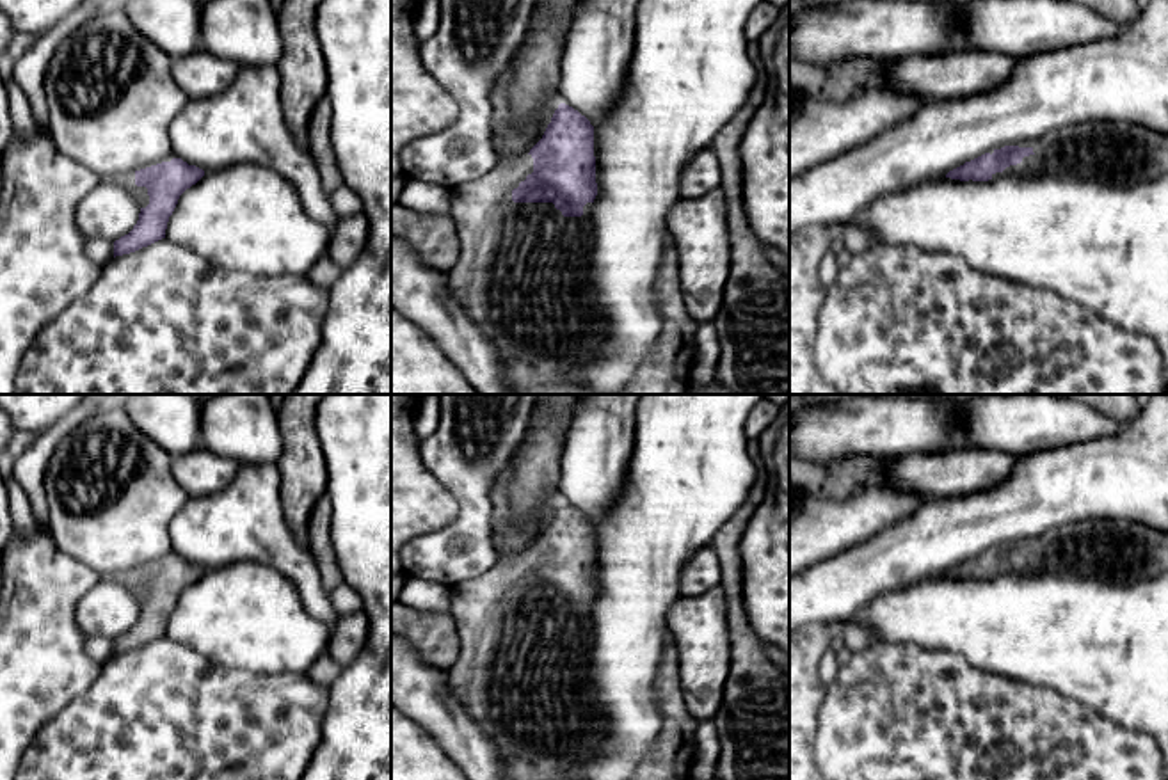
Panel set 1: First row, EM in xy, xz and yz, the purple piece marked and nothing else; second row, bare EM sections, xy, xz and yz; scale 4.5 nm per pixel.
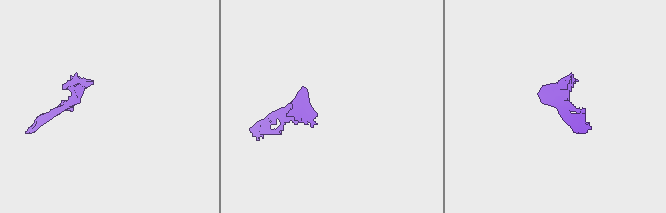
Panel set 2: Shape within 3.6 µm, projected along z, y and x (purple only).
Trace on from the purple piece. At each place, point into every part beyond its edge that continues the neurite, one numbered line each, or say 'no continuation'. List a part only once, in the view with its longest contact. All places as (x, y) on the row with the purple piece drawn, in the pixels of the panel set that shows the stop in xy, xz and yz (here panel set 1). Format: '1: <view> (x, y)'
1: xz (523, 270)

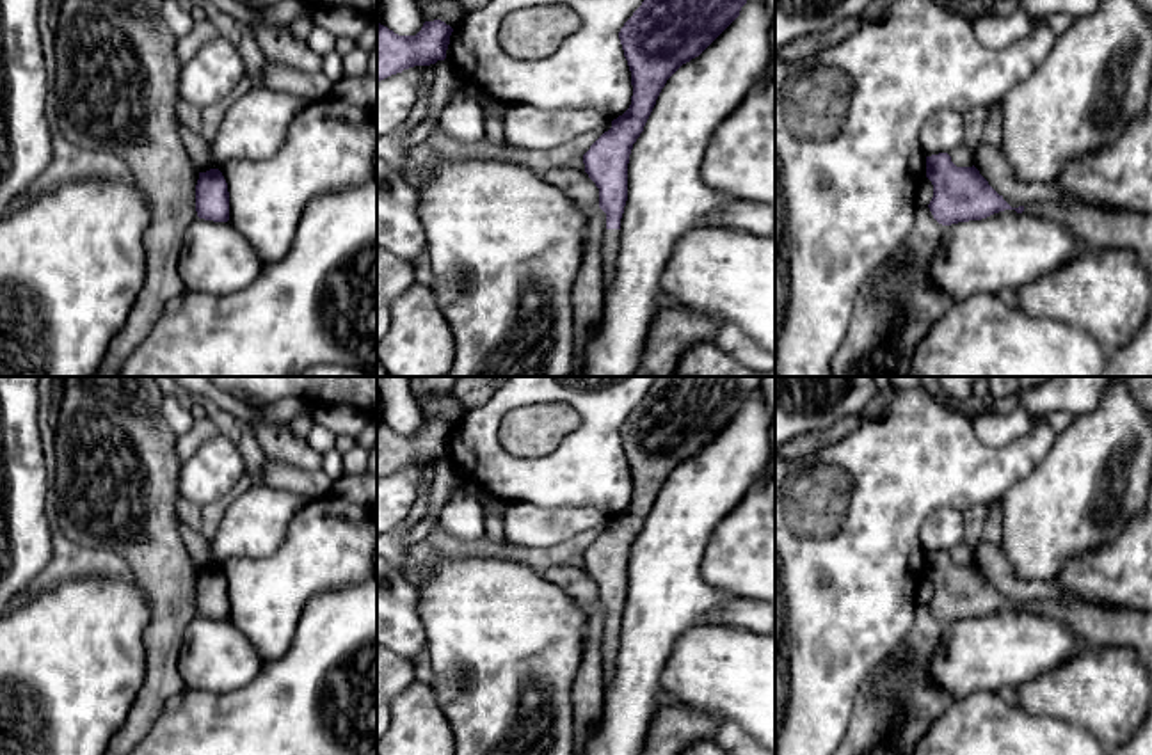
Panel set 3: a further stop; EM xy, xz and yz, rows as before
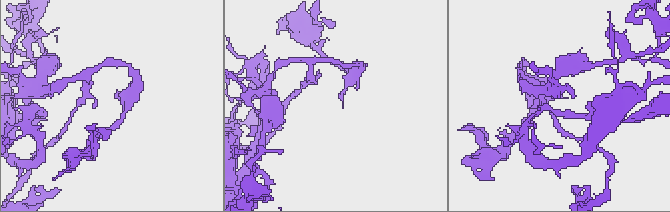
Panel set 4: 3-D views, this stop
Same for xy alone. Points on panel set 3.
1: xy (116, 70)

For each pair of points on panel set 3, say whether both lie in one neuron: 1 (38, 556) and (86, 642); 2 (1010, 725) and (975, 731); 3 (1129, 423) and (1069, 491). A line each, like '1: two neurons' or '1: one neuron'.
1: two neurons
2: one neuron
3: one neuron

